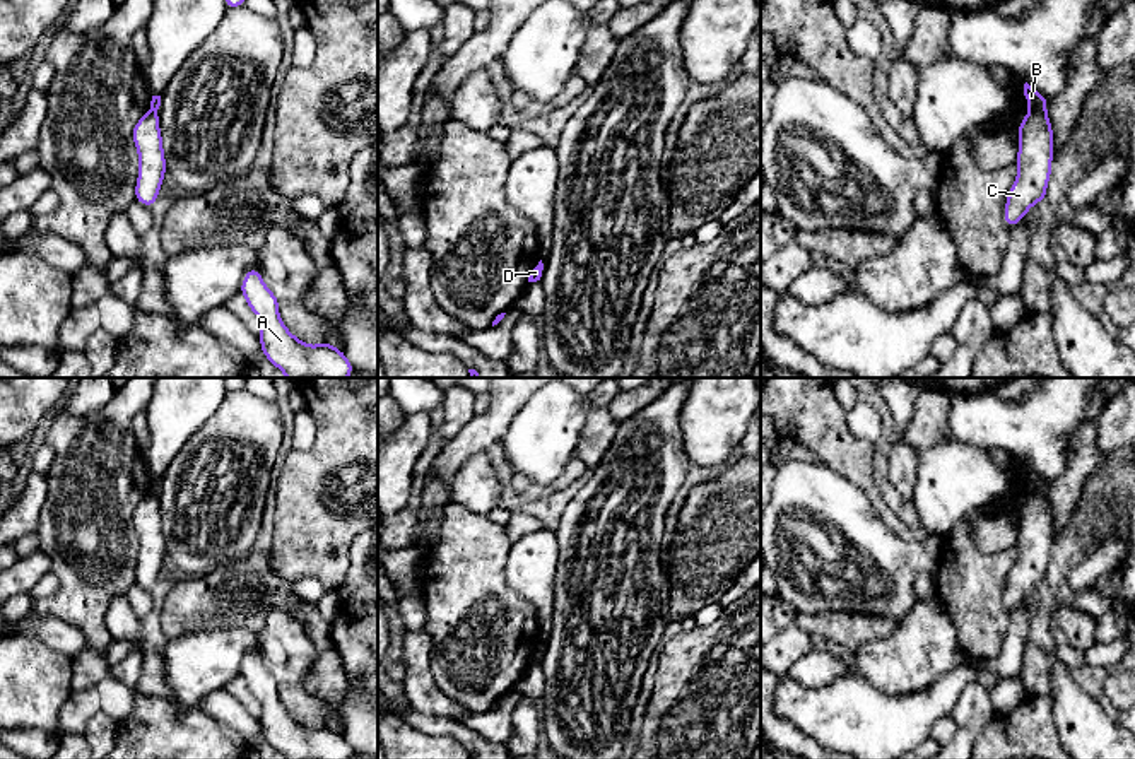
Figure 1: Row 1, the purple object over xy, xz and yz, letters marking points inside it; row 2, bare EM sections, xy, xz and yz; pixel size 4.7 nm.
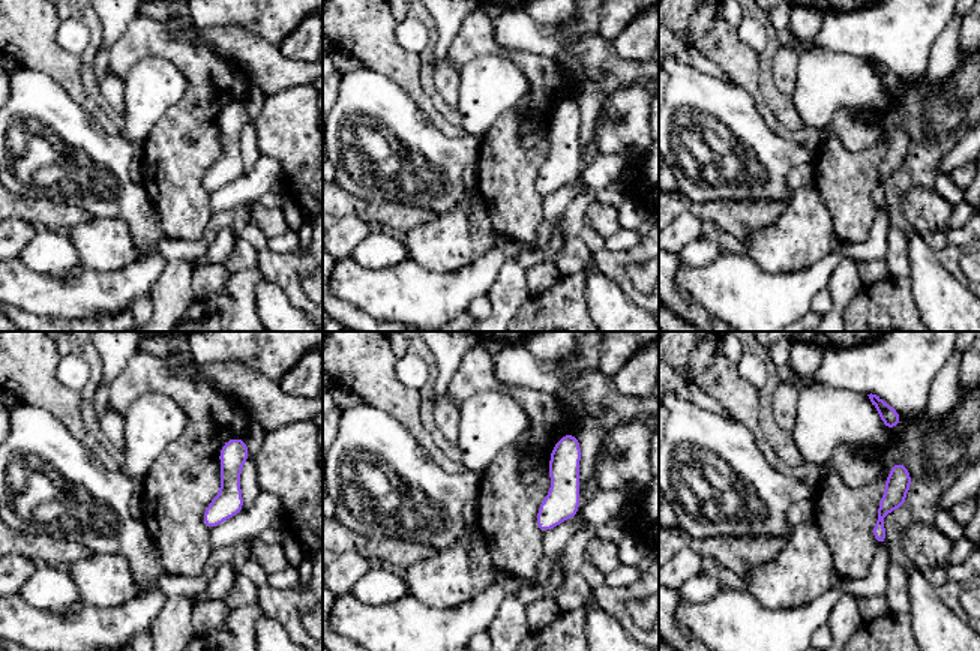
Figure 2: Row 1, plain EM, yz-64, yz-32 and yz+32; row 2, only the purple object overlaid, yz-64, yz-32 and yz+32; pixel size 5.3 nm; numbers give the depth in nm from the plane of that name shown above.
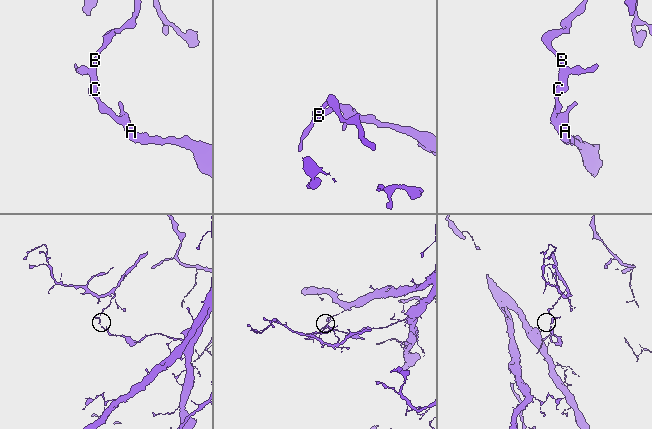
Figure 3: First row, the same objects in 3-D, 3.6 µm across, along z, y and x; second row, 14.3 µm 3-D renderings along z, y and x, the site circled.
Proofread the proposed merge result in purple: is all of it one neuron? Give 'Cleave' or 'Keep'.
Cleave

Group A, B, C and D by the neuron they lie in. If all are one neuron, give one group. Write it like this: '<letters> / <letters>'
A C D / B

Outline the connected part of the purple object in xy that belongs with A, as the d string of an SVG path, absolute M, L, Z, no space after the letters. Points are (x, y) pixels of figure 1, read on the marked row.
M256 267L246 272L239 294L262 321L258 338L263 356L287 378L347 378L356 371L345 354L330 342L308 345L287 330L279 315L279 299Z

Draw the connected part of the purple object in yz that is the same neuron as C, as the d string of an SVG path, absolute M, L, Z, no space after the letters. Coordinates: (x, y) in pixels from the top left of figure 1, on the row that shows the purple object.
M1027 113L1017 133L1019 154L1015 166L1019 174L1009 190L1003 210L1003 219L1010 229L1022 222L1032 205L1046 200L1053 161L1053 128L1046 113Z

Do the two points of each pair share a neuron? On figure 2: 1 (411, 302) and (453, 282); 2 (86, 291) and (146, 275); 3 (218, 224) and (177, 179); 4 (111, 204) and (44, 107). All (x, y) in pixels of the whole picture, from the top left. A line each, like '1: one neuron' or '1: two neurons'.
1: one neuron
2: one neuron
3: two neurons
4: one neuron

